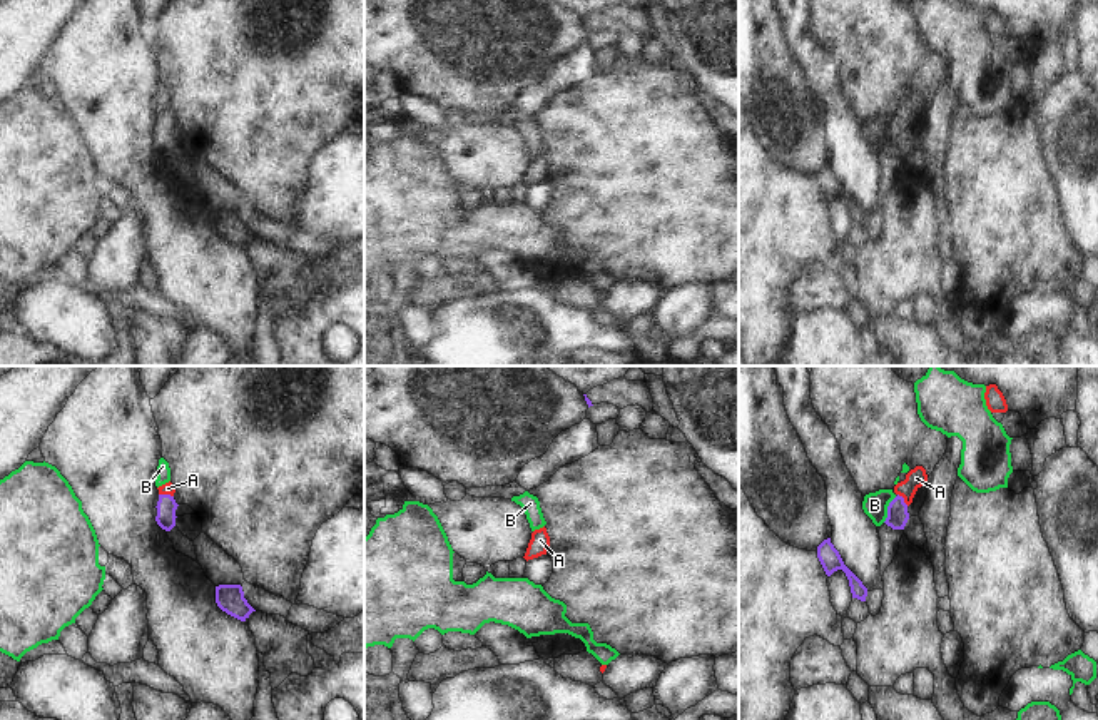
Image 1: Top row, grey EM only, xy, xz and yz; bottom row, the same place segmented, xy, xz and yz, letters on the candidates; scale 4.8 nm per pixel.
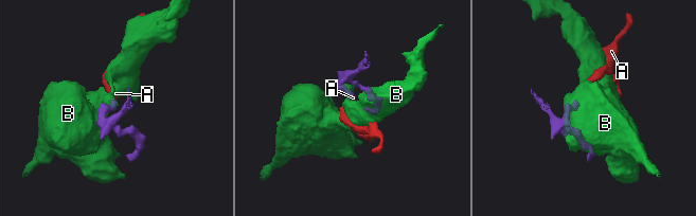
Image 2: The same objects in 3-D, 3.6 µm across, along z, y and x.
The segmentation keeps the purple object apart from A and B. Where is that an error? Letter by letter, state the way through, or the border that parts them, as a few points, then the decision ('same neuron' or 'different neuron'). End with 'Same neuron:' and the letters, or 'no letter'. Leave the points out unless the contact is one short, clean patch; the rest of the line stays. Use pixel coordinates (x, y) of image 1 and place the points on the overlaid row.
A: runs through xy (166, 507), (166, 495), (167, 488); same neuron
B: border along yz (896, 496), (889, 503), (888, 517), (883, 522); different neuron
Same neuron: A

